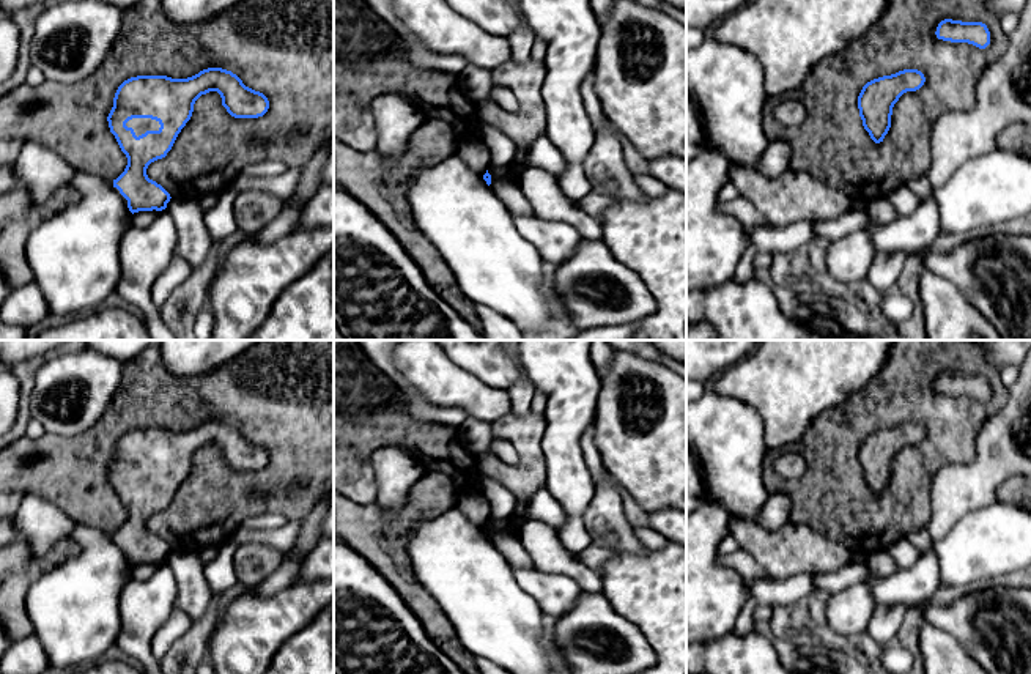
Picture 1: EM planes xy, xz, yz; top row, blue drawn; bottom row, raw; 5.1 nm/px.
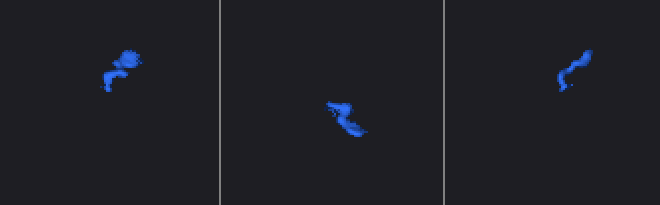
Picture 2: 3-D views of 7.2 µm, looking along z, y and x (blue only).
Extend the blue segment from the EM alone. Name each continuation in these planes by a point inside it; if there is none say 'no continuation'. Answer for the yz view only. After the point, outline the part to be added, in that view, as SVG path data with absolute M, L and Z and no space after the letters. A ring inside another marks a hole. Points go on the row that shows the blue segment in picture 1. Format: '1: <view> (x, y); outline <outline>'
no continuation

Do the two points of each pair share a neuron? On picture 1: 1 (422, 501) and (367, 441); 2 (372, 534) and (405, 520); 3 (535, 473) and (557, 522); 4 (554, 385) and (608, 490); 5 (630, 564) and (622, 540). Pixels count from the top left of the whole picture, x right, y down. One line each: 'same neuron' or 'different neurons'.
1: different neurons
2: same neuron
3: different neurons
4: different neurons
5: different neurons

